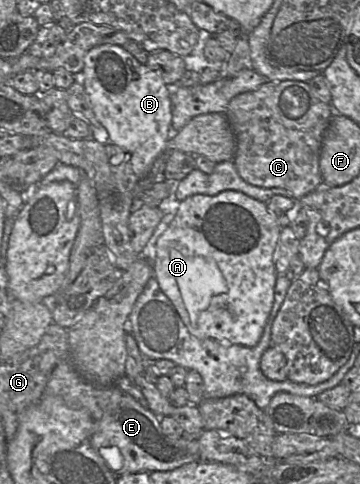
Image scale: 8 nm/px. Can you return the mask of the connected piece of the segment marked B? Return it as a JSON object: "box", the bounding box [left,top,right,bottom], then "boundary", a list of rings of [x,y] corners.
{"box":[80,44,172,178],"boundary":[[[104,44],[89,50],[80,79],[93,113],[107,130],[112,144],[130,154],[134,174],[140,178],[163,152],[172,128],[170,93],[159,72],[141,64],[120,45]]]}

